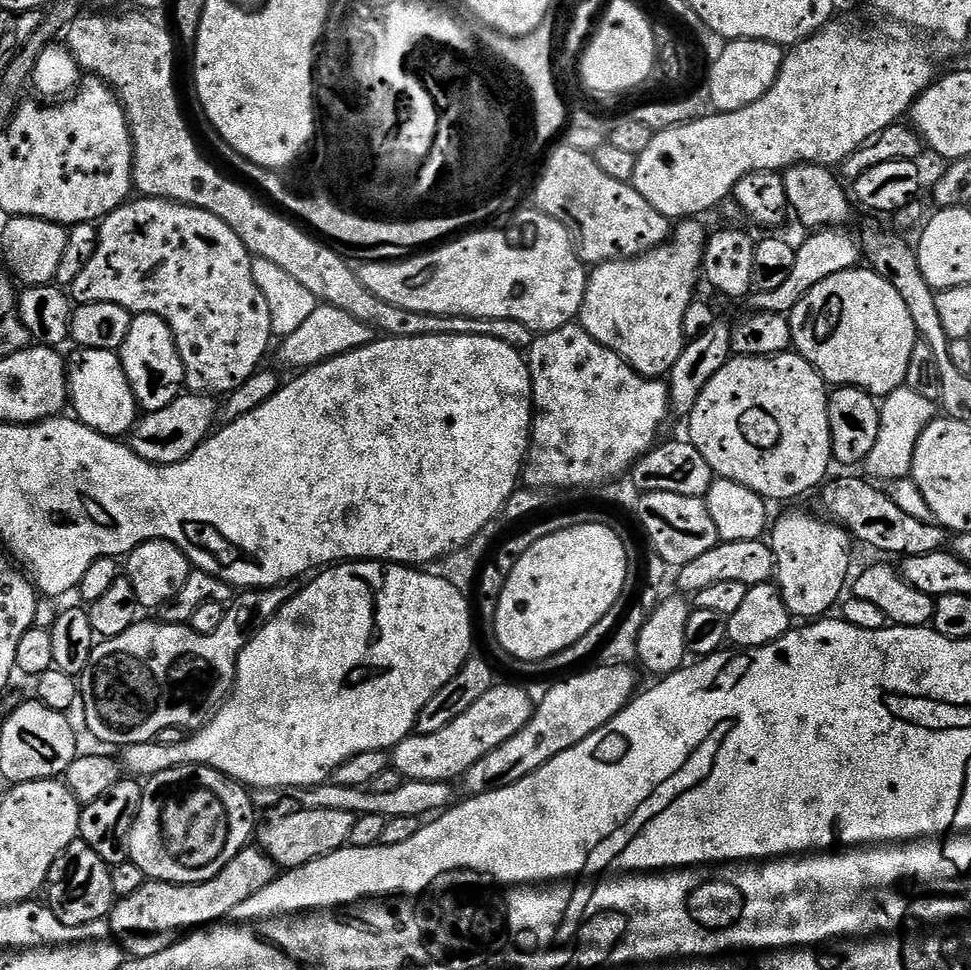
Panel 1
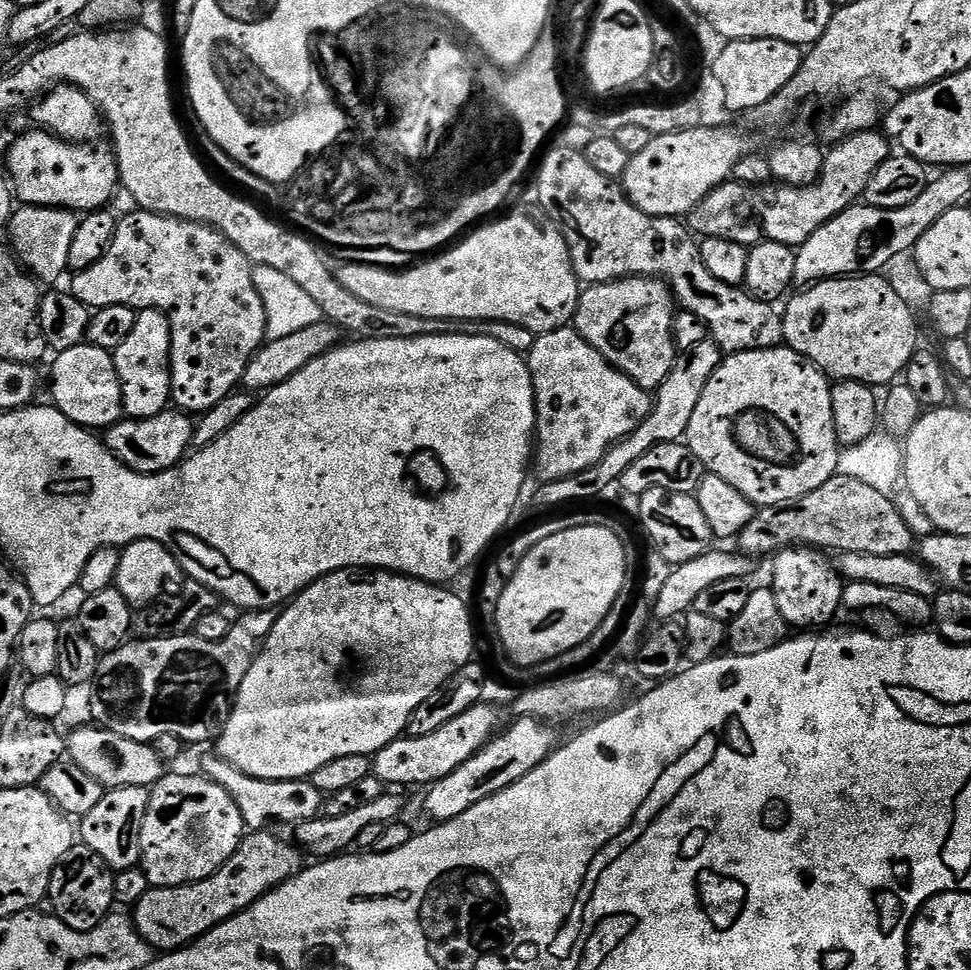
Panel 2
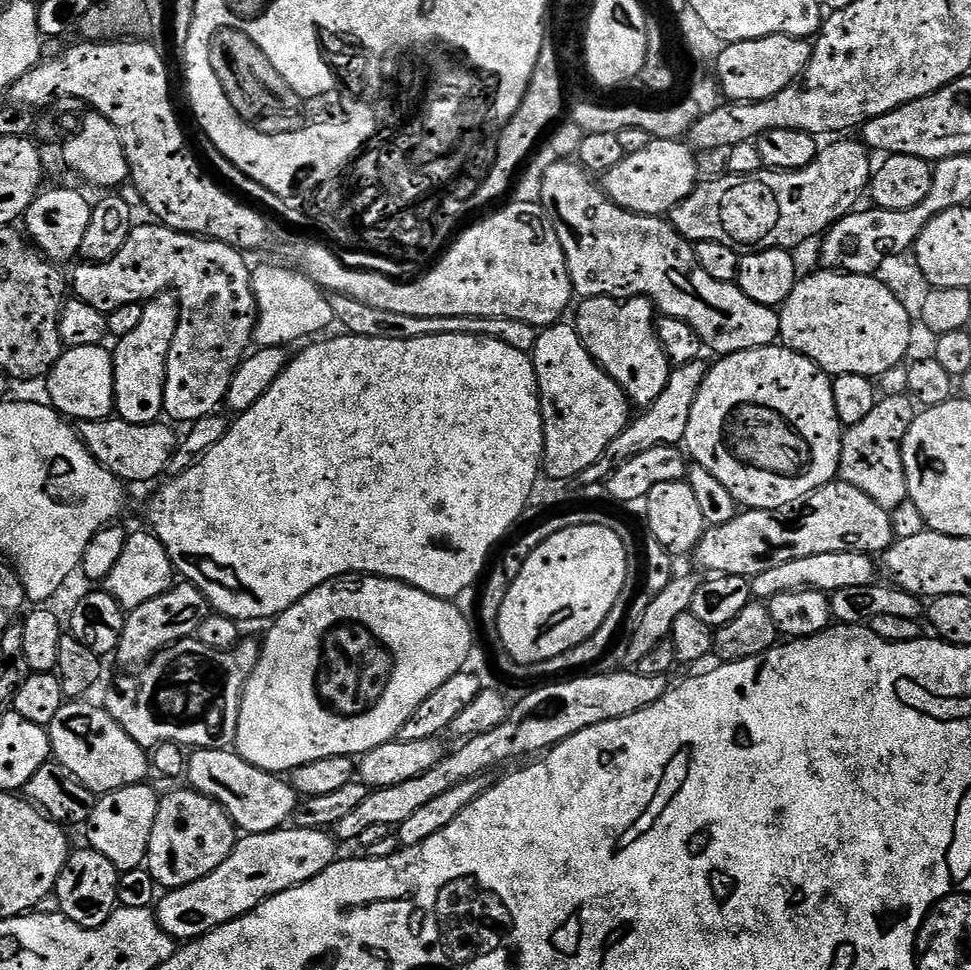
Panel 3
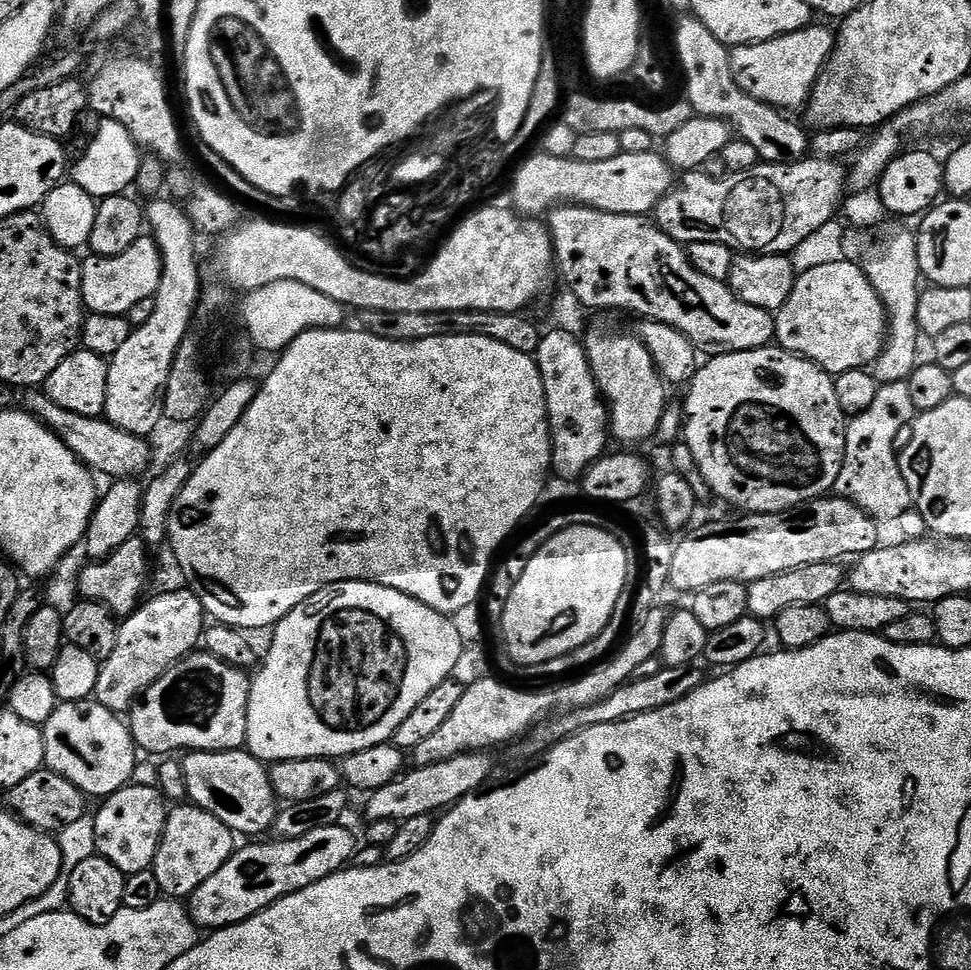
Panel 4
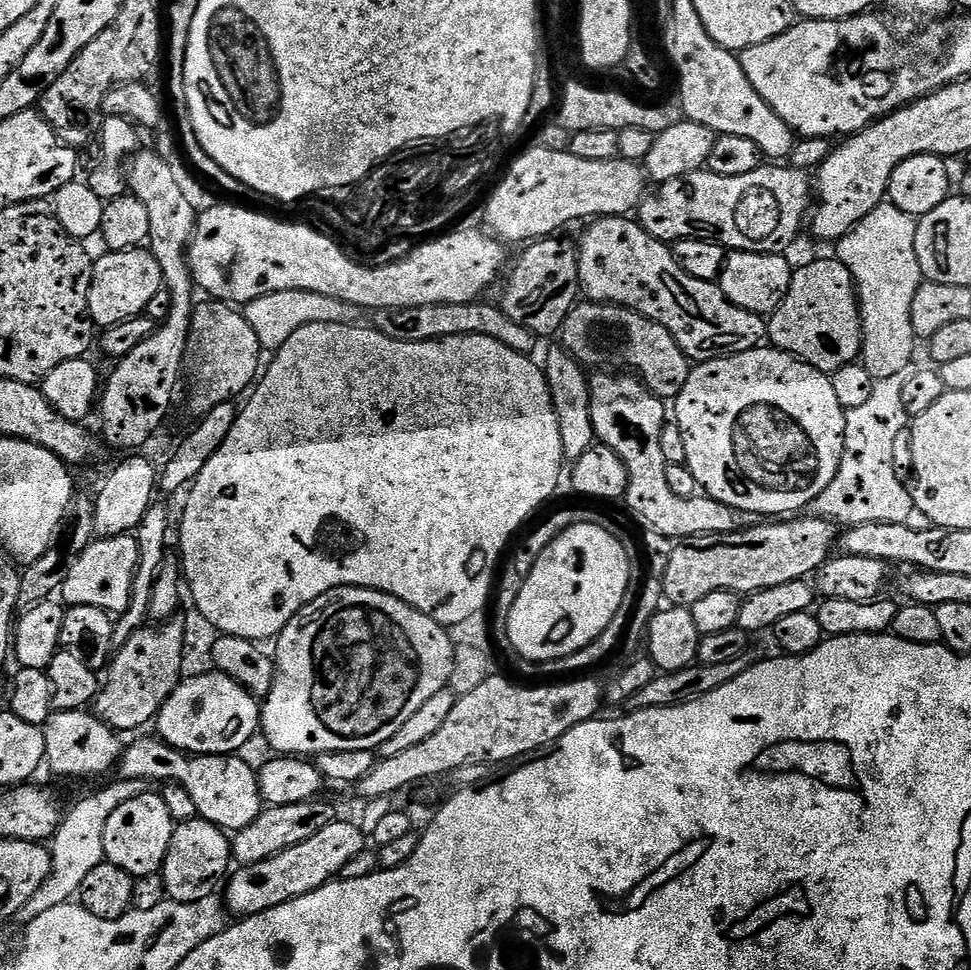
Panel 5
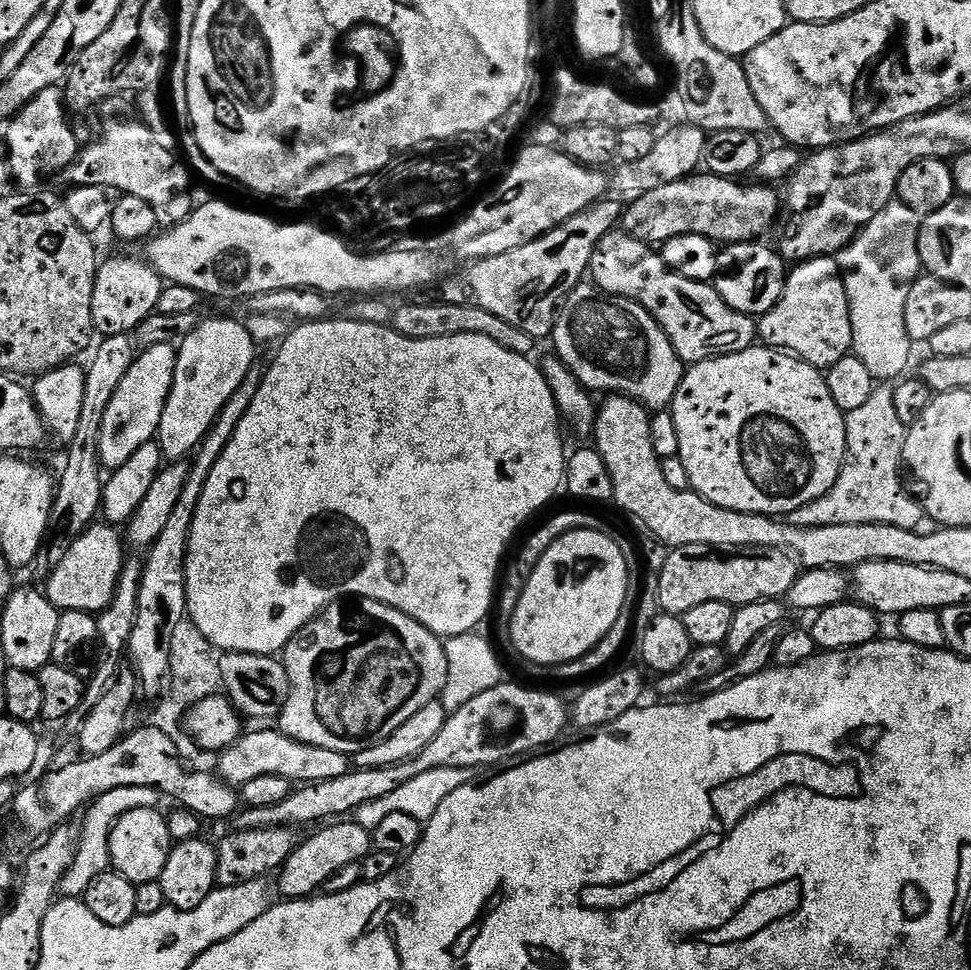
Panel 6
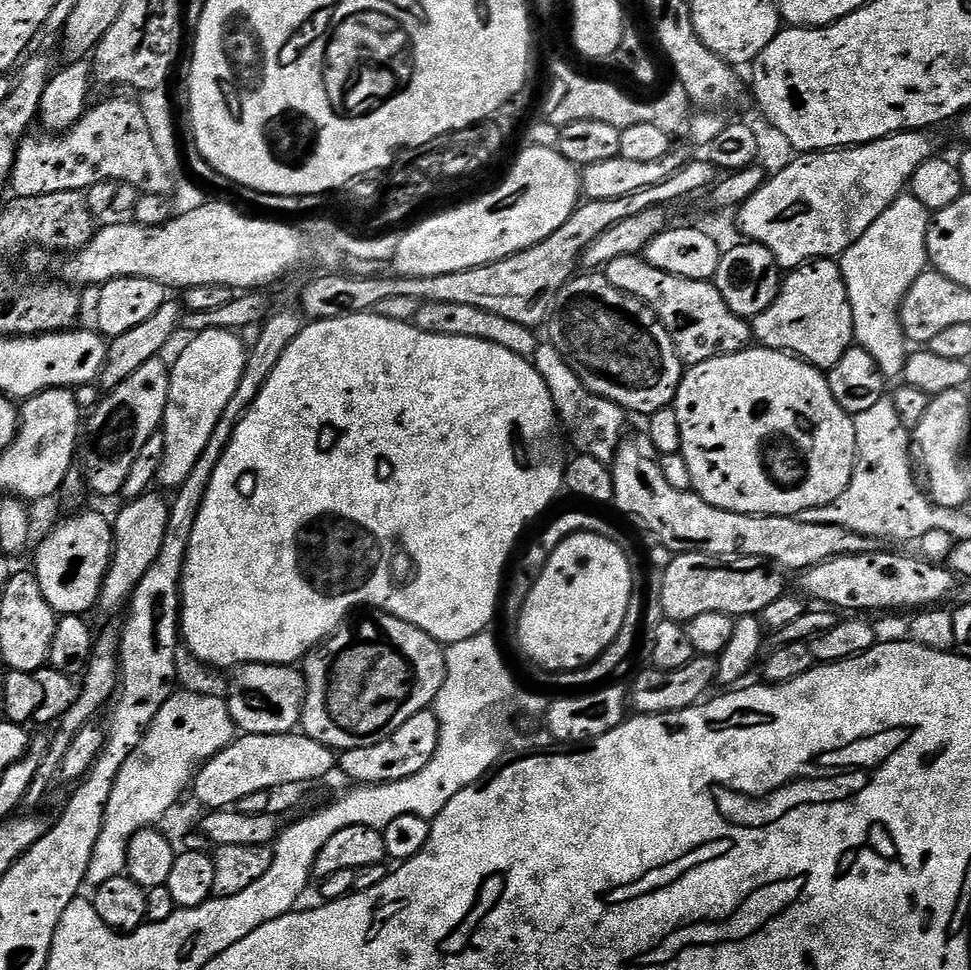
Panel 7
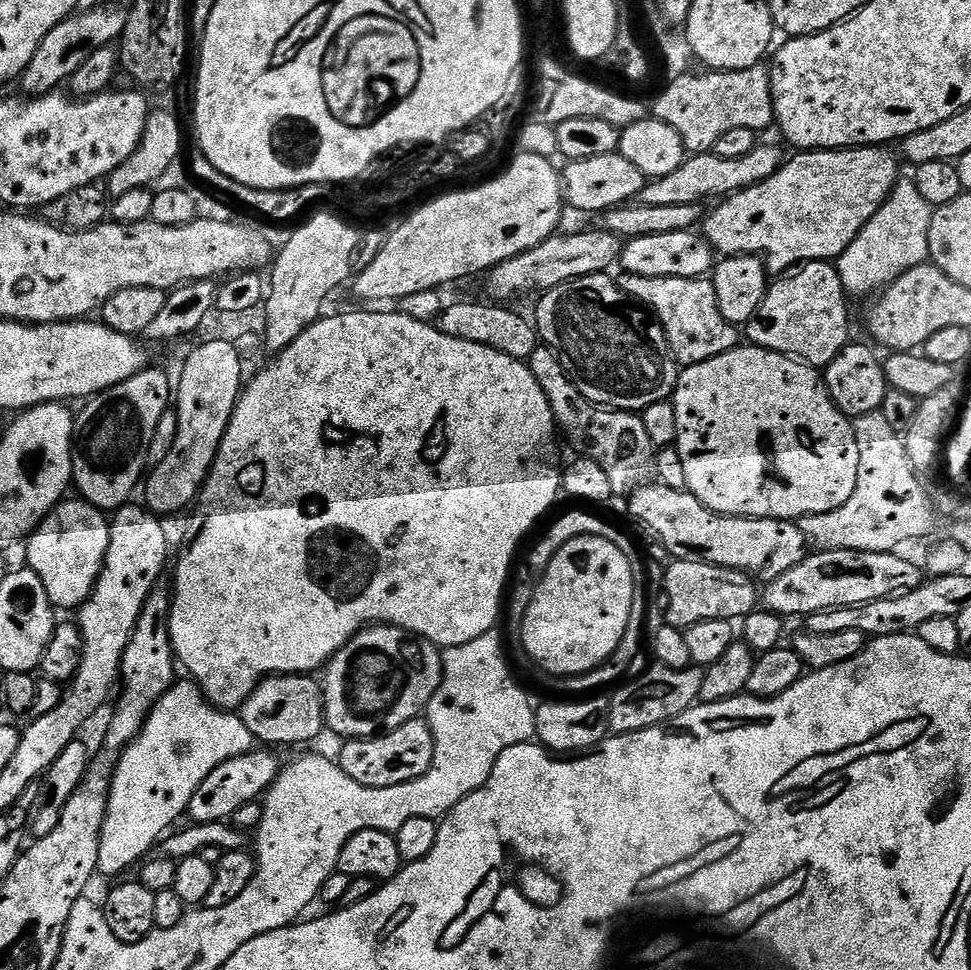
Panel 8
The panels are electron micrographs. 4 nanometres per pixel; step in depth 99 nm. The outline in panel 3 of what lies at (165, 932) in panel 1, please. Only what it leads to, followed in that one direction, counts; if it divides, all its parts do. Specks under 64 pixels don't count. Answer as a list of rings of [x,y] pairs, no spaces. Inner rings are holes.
[[[285,826],[266,834],[241,835],[237,839],[234,850],[226,858],[226,862],[218,866],[218,870],[214,870],[198,882],[190,882],[190,886],[173,888],[161,895],[154,908],[156,921],[160,923],[160,928],[166,930],[166,934],[170,934],[177,942],[195,940],[196,937],[213,932],[215,928],[220,928],[223,924],[229,924],[231,920],[242,918],[247,912],[253,912],[262,902],[294,886],[310,882],[310,878],[322,874],[322,870],[336,863],[338,859],[336,847],[338,847],[338,841],[335,835],[322,828],[306,830],[295,826]]]

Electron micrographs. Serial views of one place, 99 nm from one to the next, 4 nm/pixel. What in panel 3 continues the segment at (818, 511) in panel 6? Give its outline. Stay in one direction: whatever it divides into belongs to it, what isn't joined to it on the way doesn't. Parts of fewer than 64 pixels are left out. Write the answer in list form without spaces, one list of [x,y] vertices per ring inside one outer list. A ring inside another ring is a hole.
[[[888,394],[885,397],[885,400],[884,397],[877,399],[867,418],[845,431],[838,476],[850,486],[858,486],[858,490],[870,494],[878,506],[891,510],[908,499],[902,445],[910,426],[916,421],[918,408],[907,395]]]

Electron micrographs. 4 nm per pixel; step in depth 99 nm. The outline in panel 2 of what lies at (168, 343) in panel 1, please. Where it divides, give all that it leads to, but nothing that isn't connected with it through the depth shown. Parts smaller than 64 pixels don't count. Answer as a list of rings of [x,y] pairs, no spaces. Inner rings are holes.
[[[156,308],[137,311],[134,328],[114,351],[122,386],[124,416],[141,420],[154,418],[169,407],[172,398],[172,331],[164,313]]]

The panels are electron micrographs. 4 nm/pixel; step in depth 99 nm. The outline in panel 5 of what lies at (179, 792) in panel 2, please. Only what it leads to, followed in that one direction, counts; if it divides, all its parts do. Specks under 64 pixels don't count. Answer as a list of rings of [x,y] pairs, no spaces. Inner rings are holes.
[[[199,818],[177,823],[172,829],[170,850],[166,850],[162,869],[168,899],[179,904],[205,900],[217,891],[215,888],[219,886],[220,879],[222,884],[233,864],[232,842],[224,829],[214,826],[209,820]]]

